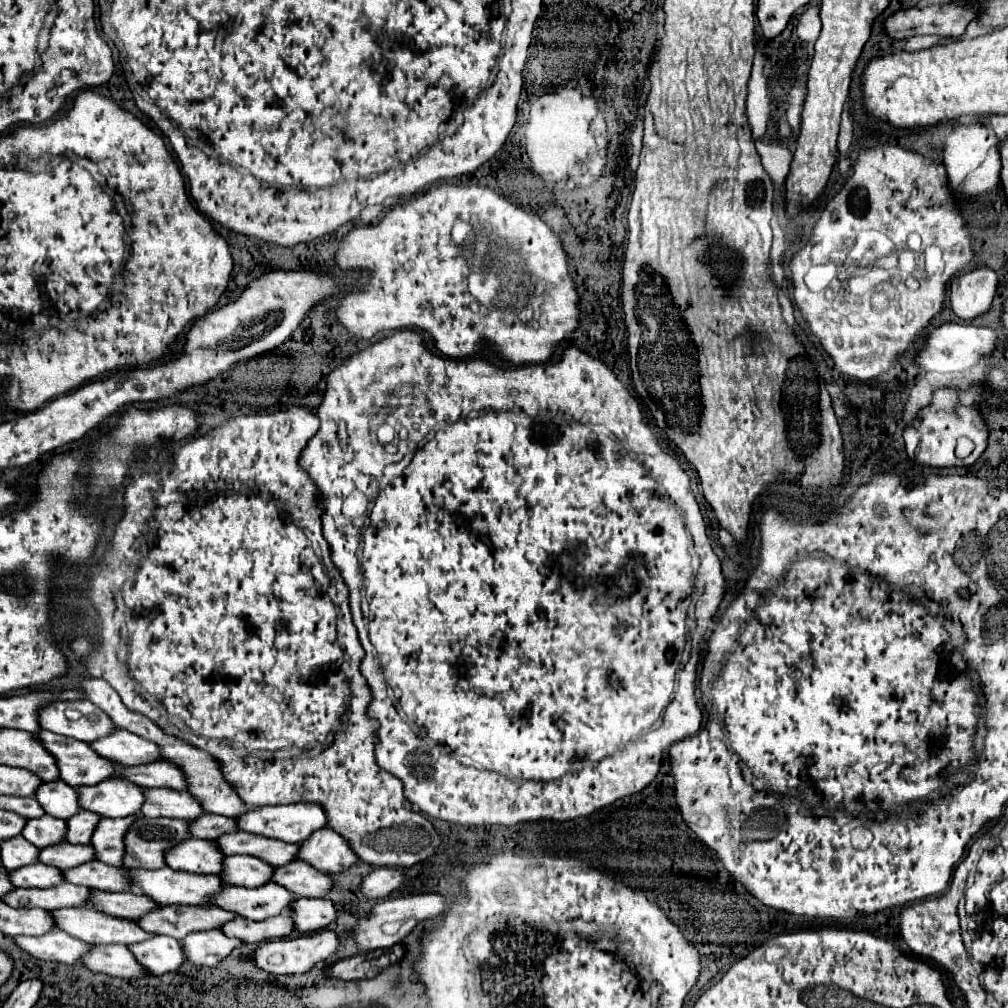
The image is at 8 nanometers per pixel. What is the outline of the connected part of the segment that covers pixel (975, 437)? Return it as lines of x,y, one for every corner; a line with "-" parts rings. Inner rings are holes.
938,388
934,392
932,404
922,408
918,412
918,418
914,424
904,432
906,440
906,454
908,458
918,464
918,466
930,466
930,468
952,468
952,466
968,466
974,464
976,458
984,452
986,448
986,438
988,438
988,428
978,412
976,406
966,408
960,404
960,390
956,388
-
960,436
966,436
974,442
974,450
966,458
956,456
956,442

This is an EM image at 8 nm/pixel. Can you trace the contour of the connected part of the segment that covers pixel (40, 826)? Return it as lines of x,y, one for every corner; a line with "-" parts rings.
42,816
42,818
28,820
26,828
22,830
22,836
38,848
62,844
66,842
66,820
60,820
54,816

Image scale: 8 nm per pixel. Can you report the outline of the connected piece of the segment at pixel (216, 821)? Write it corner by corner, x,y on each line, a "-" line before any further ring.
202,814
190,824
190,832
194,838
214,840
220,838
222,834
238,832
238,828
234,826
234,818
222,818
218,814

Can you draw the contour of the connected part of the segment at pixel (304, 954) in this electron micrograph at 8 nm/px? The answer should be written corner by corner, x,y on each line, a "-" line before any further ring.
322,930
314,934
298,934
292,938
272,940
256,950
254,960
262,970
270,974
304,974
304,972
310,972
318,964
326,964
338,950
340,950
338,934
332,930

